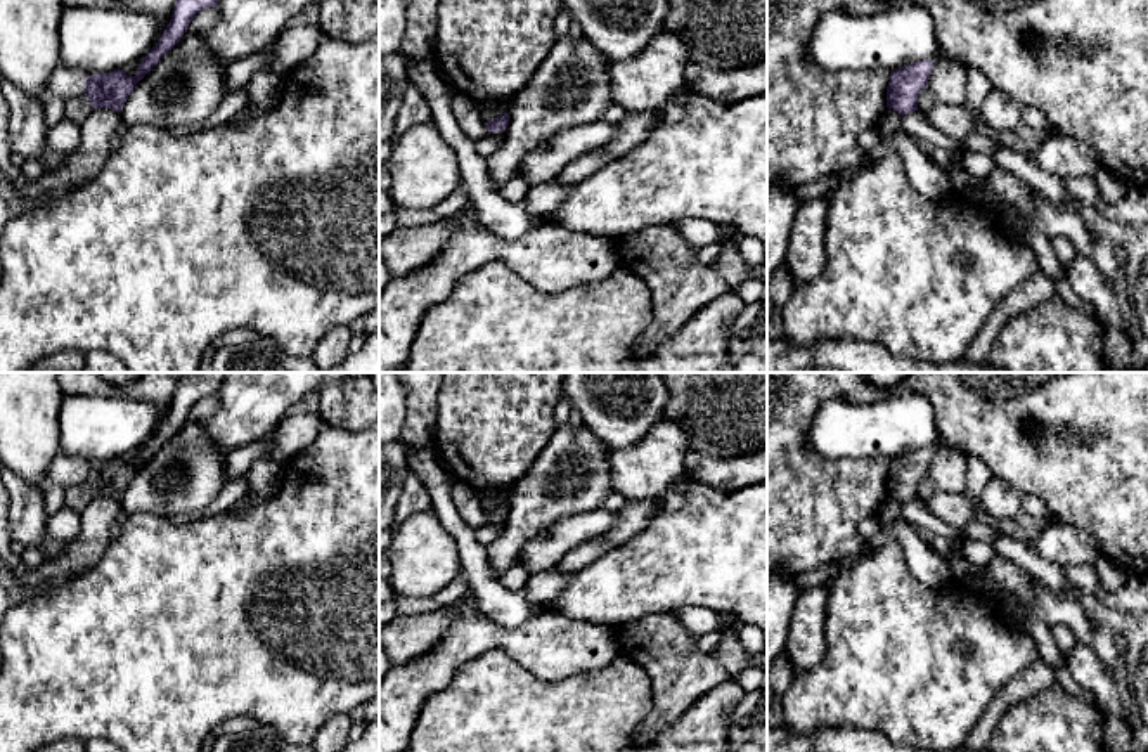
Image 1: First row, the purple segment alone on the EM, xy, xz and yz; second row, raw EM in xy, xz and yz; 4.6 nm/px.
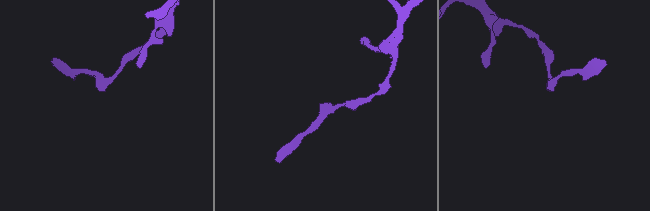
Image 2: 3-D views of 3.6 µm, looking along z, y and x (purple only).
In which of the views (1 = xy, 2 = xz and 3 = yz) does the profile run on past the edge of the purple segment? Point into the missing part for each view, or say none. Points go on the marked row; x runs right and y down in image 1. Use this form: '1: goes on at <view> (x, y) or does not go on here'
1: does not go on here
2: does not go on here
3: does not go on here

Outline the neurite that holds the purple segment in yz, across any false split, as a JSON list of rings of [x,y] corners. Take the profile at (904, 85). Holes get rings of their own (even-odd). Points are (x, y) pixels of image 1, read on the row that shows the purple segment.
[[[926,59],[892,71],[887,87],[887,107],[902,116],[918,111],[918,95],[928,87],[932,69],[933,59]]]

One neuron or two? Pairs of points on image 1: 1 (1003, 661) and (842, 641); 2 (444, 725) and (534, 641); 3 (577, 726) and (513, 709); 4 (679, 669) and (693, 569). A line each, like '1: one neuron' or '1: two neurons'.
1: one neuron
2: two neurons
3: one neuron
4: two neurons

